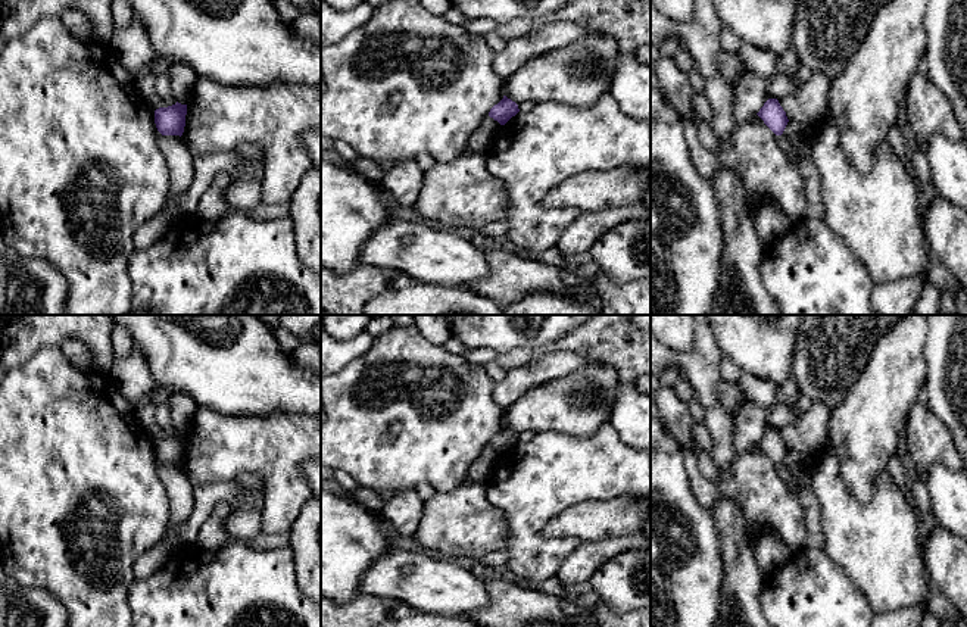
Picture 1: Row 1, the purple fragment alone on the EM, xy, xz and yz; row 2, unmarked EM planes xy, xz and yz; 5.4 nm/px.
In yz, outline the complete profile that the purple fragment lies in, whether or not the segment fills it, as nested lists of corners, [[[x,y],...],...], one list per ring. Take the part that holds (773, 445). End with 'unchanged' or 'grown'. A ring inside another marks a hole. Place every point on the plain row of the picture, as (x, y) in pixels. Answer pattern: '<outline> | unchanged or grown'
[[[768,428],[757,444],[776,465],[782,465],[789,452],[777,428]]] | unchanged

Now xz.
[[[503,425],[503,428],[490,439],[489,446],[497,450],[500,455],[505,455],[518,442],[518,434]]] | unchanged

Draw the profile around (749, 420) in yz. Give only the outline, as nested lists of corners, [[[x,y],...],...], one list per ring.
[[[745,402],[732,412],[734,421],[733,446],[736,450],[745,450],[759,442],[764,433],[771,428],[767,422],[770,408],[762,408]]]

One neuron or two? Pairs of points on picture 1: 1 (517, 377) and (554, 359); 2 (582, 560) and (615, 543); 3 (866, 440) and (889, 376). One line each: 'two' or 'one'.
1: one
2: one
3: one

